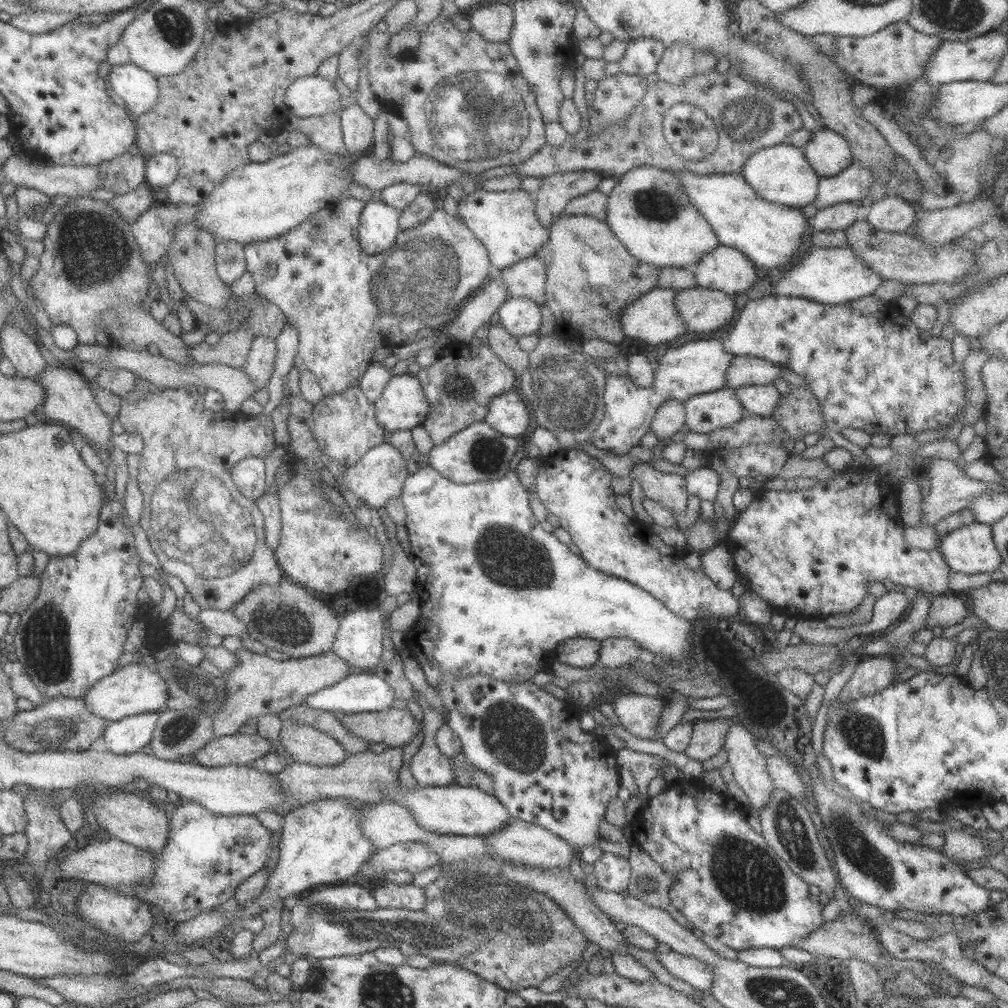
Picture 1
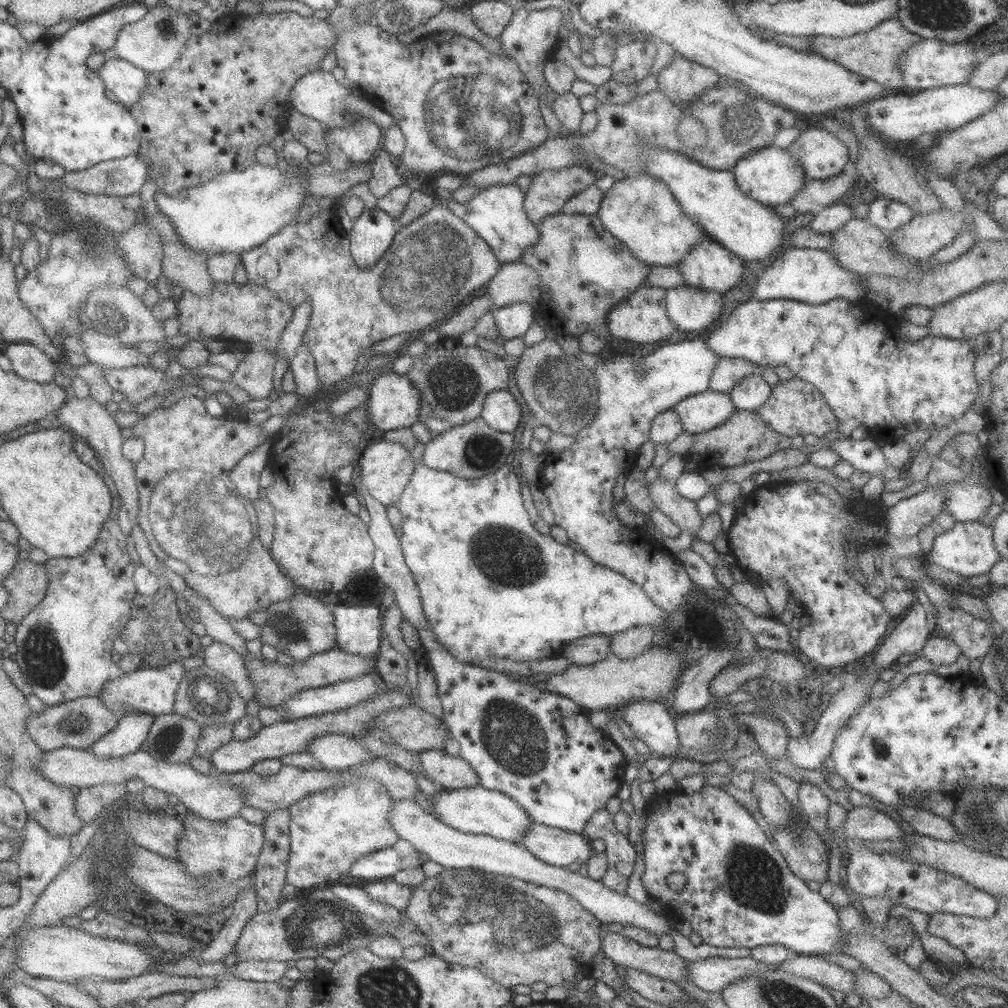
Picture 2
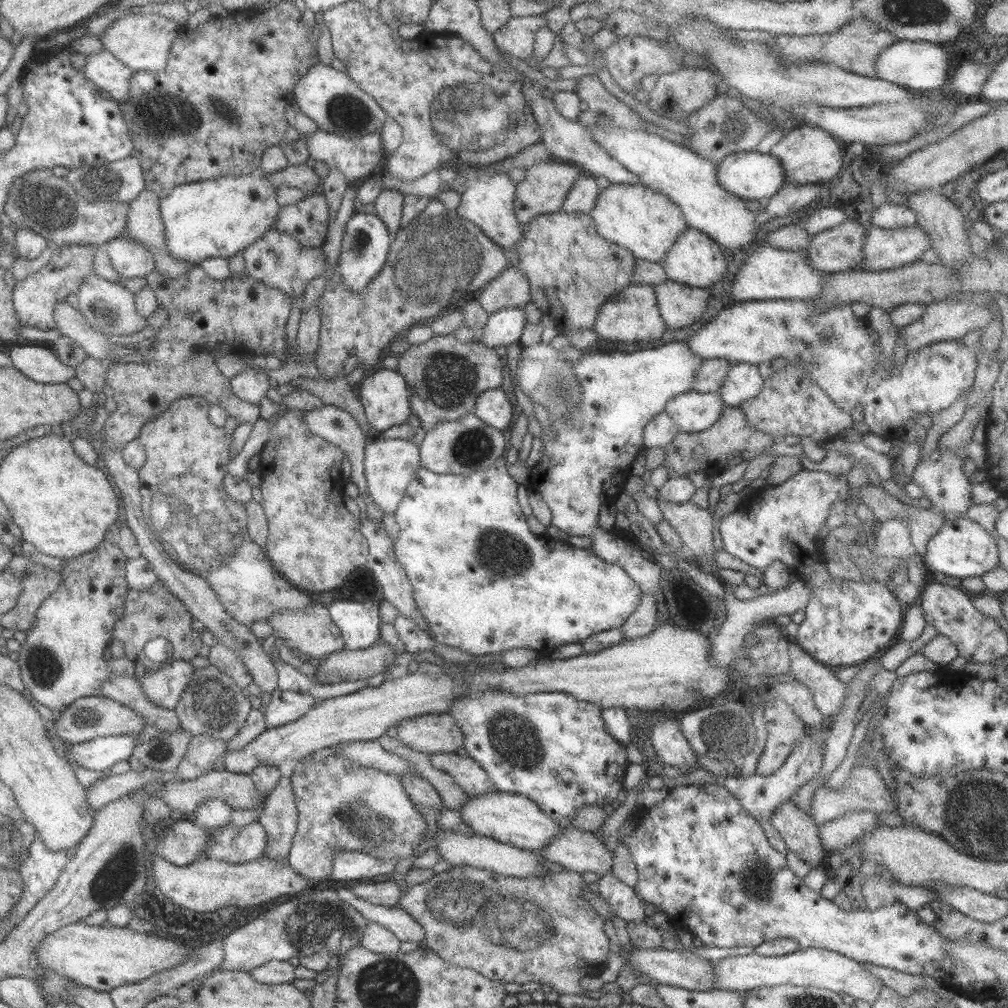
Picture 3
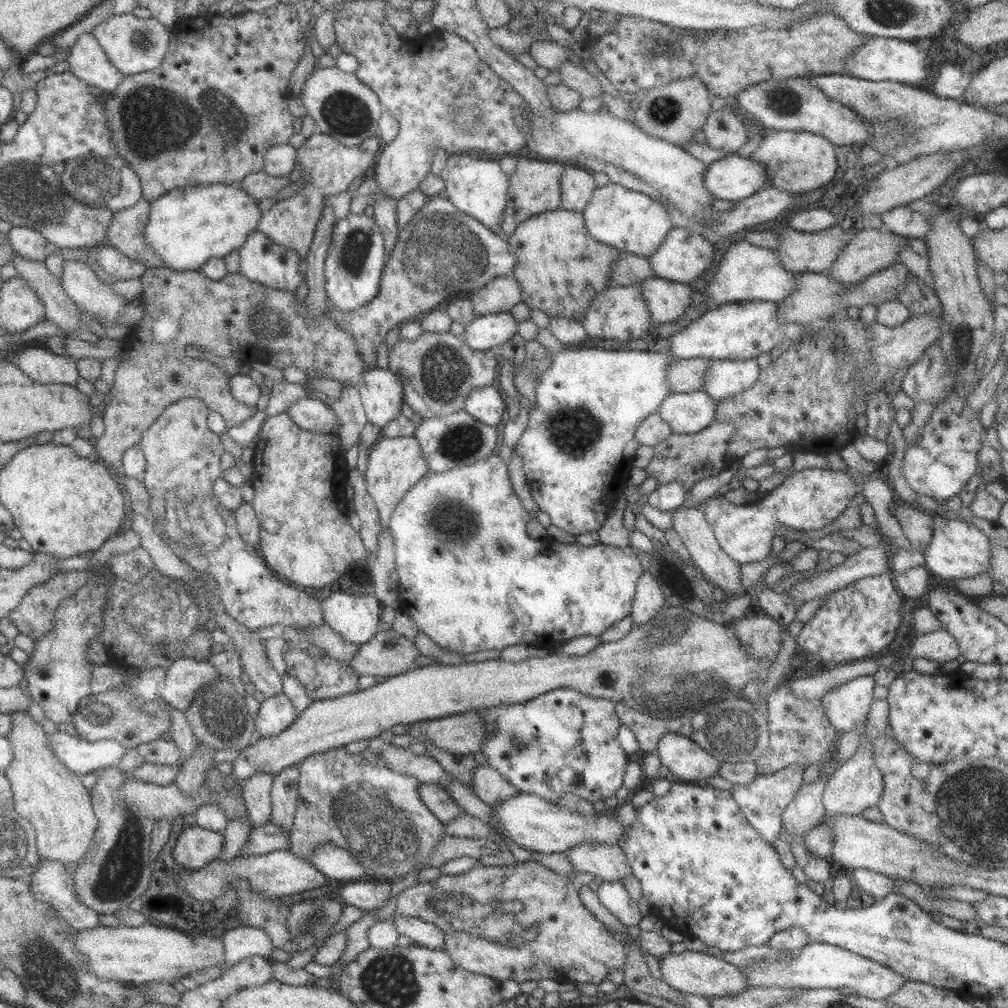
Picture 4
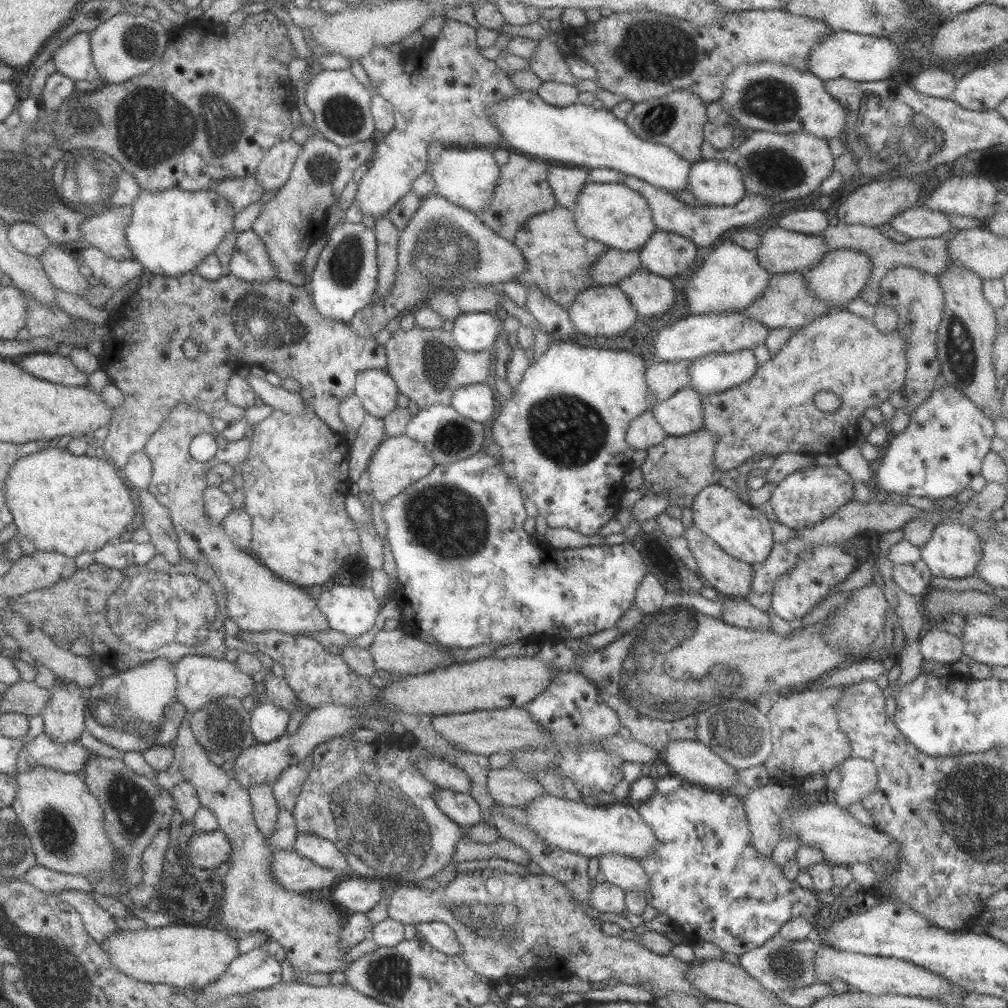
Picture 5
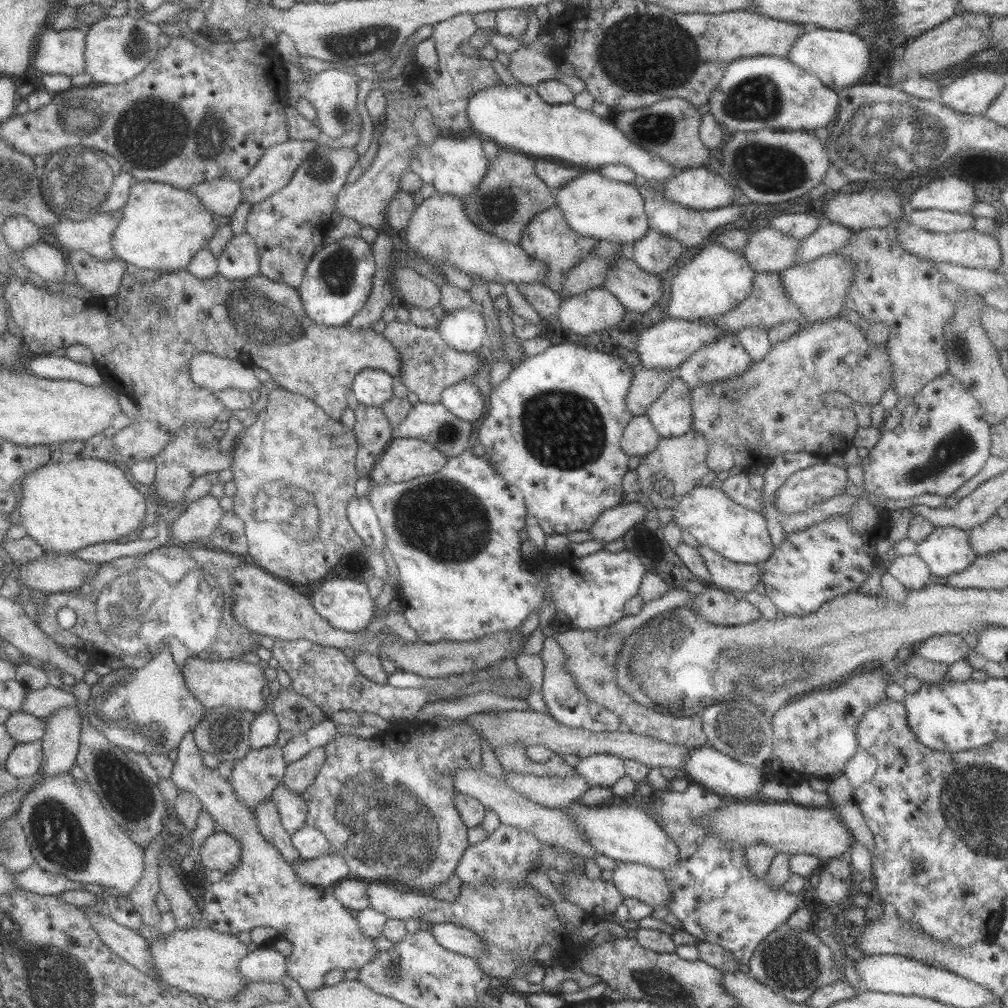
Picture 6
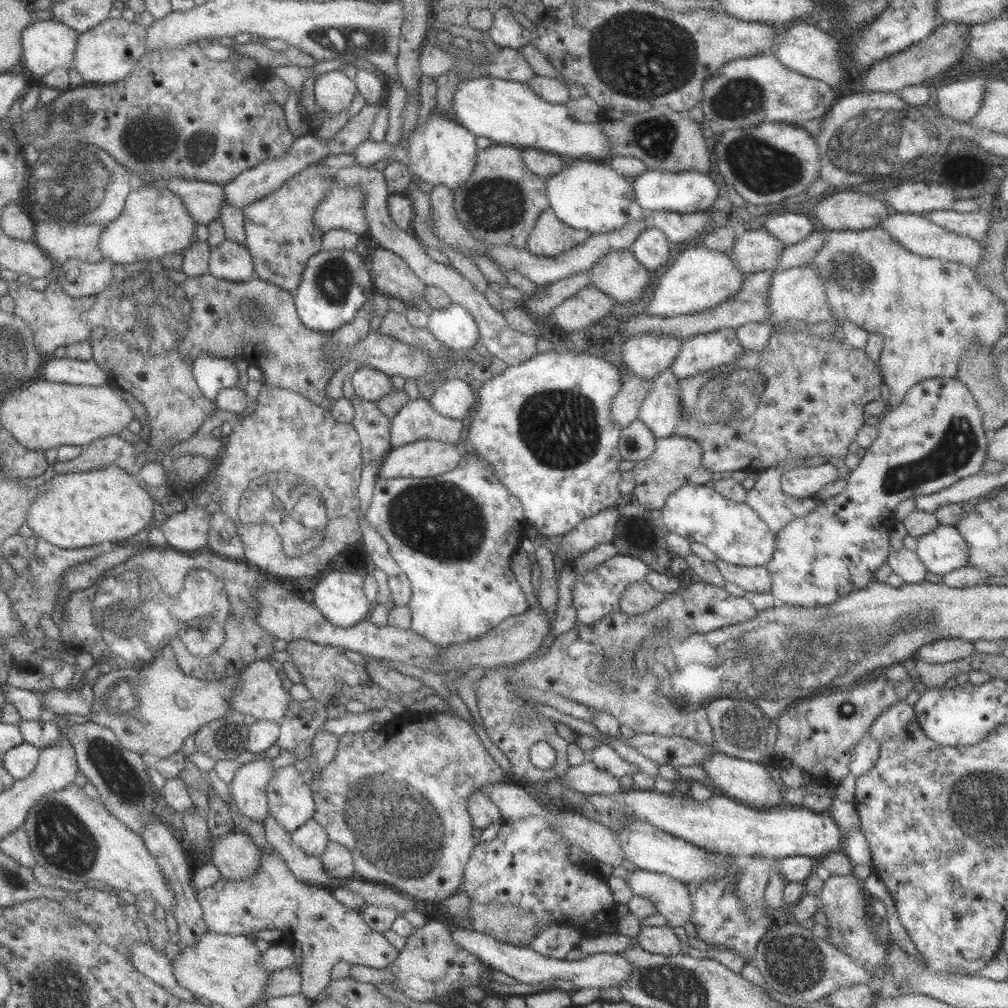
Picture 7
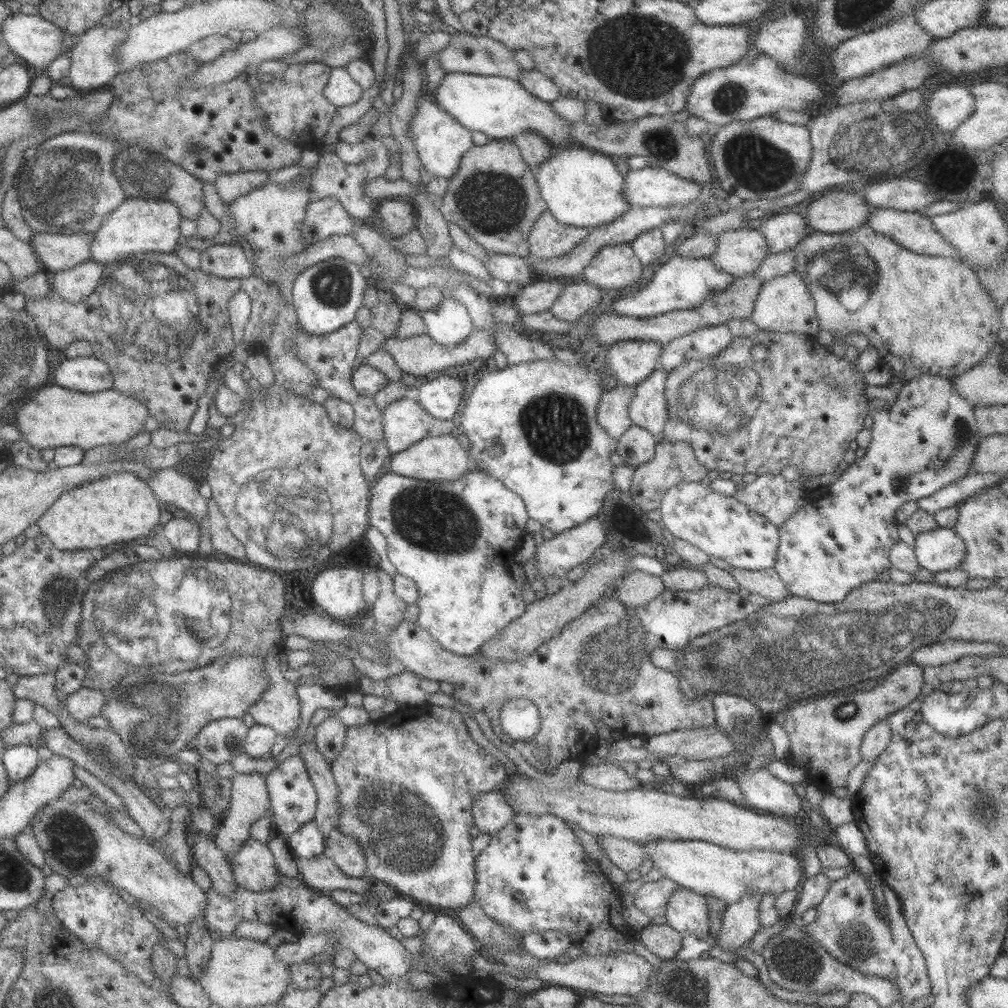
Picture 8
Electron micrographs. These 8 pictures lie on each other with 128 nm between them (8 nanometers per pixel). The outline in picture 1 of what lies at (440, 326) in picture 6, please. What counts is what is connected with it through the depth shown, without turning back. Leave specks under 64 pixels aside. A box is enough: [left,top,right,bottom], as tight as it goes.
[496,296,541,338]

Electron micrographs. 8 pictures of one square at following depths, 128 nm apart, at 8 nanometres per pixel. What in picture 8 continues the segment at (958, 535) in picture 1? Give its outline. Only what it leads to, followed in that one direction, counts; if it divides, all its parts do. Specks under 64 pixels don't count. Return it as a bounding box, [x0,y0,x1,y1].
[915,527,965,573]

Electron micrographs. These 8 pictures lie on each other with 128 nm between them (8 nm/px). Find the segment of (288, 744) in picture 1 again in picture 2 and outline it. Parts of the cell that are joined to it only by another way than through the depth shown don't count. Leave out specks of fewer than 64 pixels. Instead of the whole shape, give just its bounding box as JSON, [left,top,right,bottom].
[302,734,375,771]

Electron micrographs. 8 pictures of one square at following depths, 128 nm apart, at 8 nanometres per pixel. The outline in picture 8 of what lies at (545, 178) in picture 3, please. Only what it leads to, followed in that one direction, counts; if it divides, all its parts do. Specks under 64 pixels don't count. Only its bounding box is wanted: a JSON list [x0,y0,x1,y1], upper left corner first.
[425,140,547,257]

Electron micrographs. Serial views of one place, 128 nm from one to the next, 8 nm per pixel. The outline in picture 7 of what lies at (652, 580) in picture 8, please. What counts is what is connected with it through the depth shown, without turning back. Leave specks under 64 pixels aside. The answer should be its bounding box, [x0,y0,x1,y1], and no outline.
[619,581,666,616]

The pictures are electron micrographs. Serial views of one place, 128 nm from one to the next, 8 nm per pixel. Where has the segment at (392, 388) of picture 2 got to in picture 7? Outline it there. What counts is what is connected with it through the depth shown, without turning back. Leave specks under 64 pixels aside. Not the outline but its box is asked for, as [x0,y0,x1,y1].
[350,366,392,402]

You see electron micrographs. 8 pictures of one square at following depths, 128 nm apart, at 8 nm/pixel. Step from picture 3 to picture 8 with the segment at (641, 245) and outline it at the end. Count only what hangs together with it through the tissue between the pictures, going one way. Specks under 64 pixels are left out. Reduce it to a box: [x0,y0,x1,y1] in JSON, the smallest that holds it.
[533,145,630,229]

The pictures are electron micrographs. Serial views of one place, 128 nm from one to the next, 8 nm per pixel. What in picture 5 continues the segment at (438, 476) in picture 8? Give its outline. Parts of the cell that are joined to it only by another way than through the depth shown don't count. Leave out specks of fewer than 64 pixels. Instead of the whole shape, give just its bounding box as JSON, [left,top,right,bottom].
[366,434,434,504]

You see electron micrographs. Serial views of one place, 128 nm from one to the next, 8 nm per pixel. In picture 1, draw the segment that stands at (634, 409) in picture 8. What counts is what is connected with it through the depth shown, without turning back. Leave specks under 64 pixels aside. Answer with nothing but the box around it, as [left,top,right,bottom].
[683,388,748,434]

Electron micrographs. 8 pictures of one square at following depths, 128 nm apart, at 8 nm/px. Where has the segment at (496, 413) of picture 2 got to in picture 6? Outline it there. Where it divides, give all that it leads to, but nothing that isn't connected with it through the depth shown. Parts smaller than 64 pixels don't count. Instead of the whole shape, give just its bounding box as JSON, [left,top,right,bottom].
[439,379,485,424]

